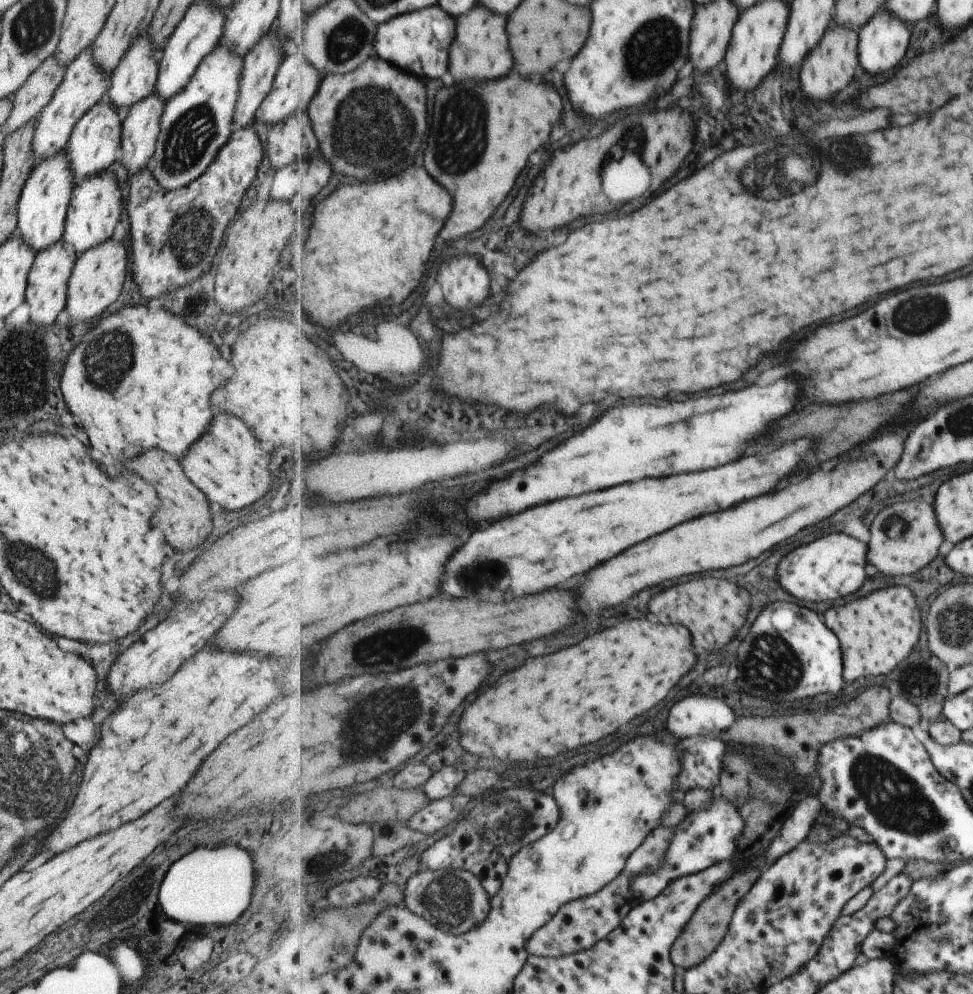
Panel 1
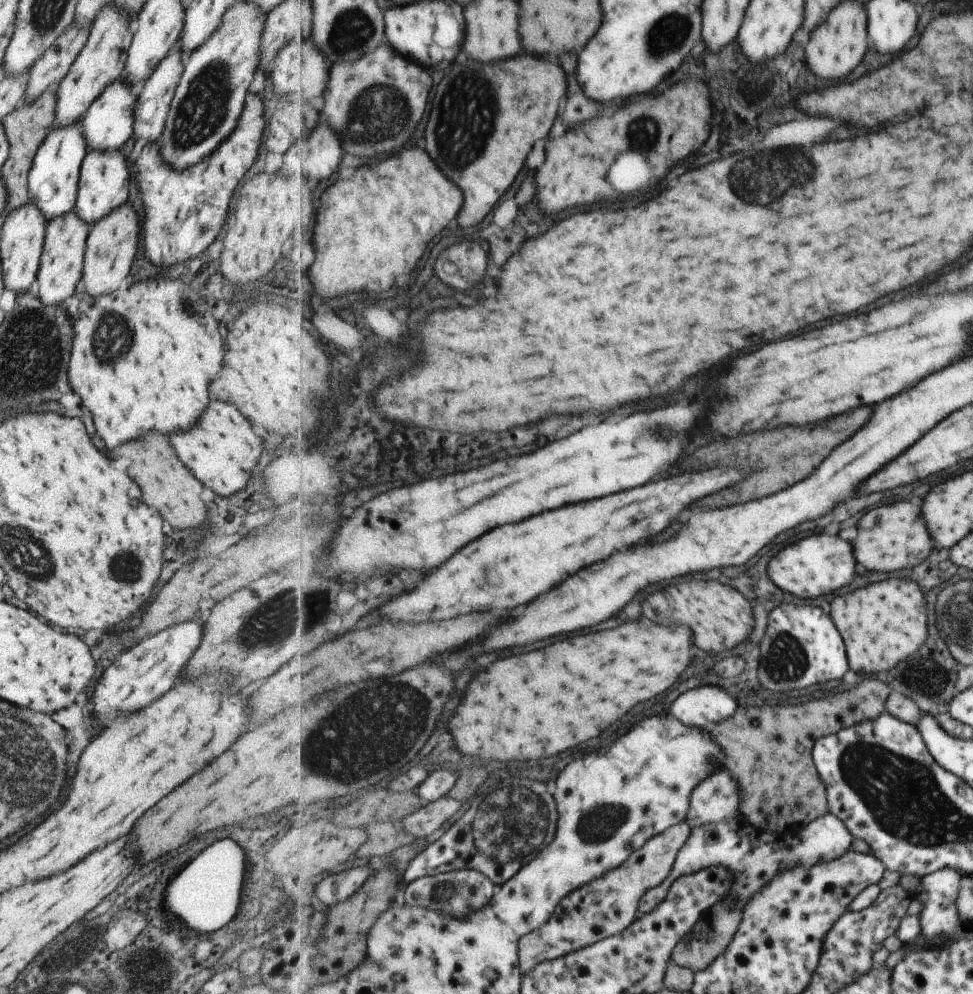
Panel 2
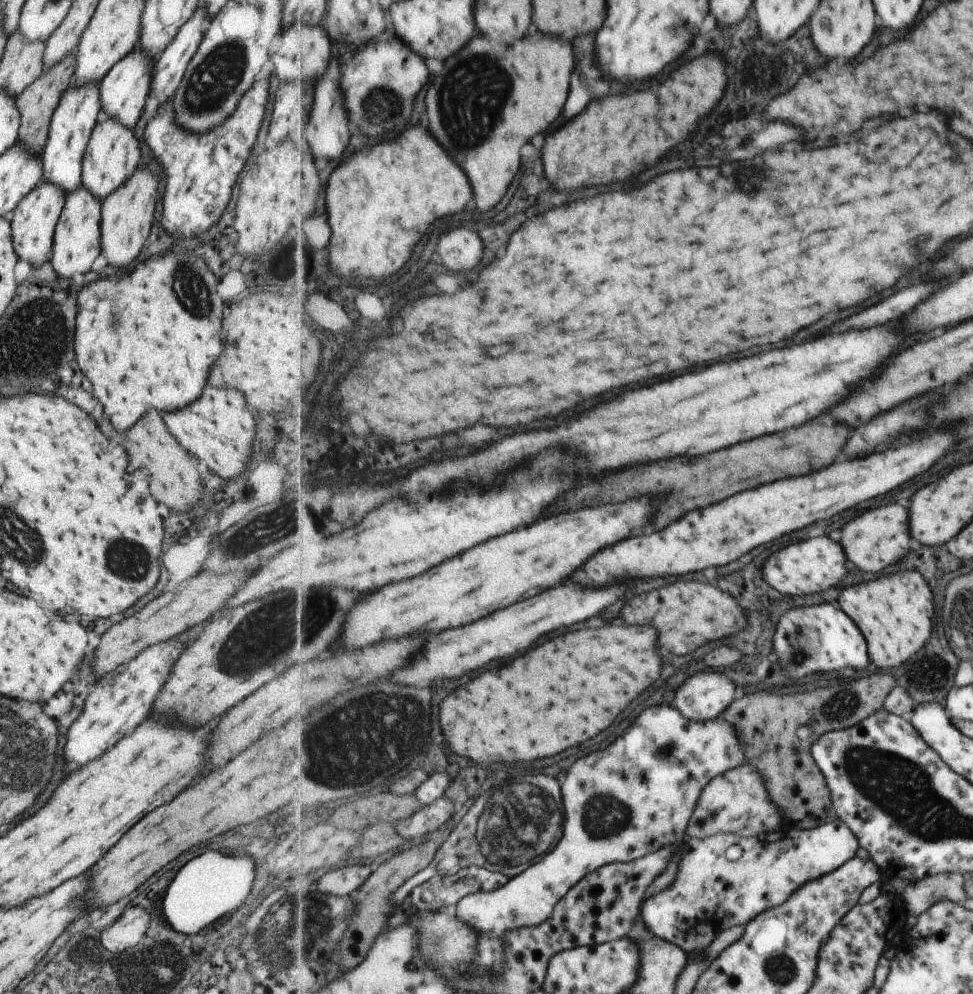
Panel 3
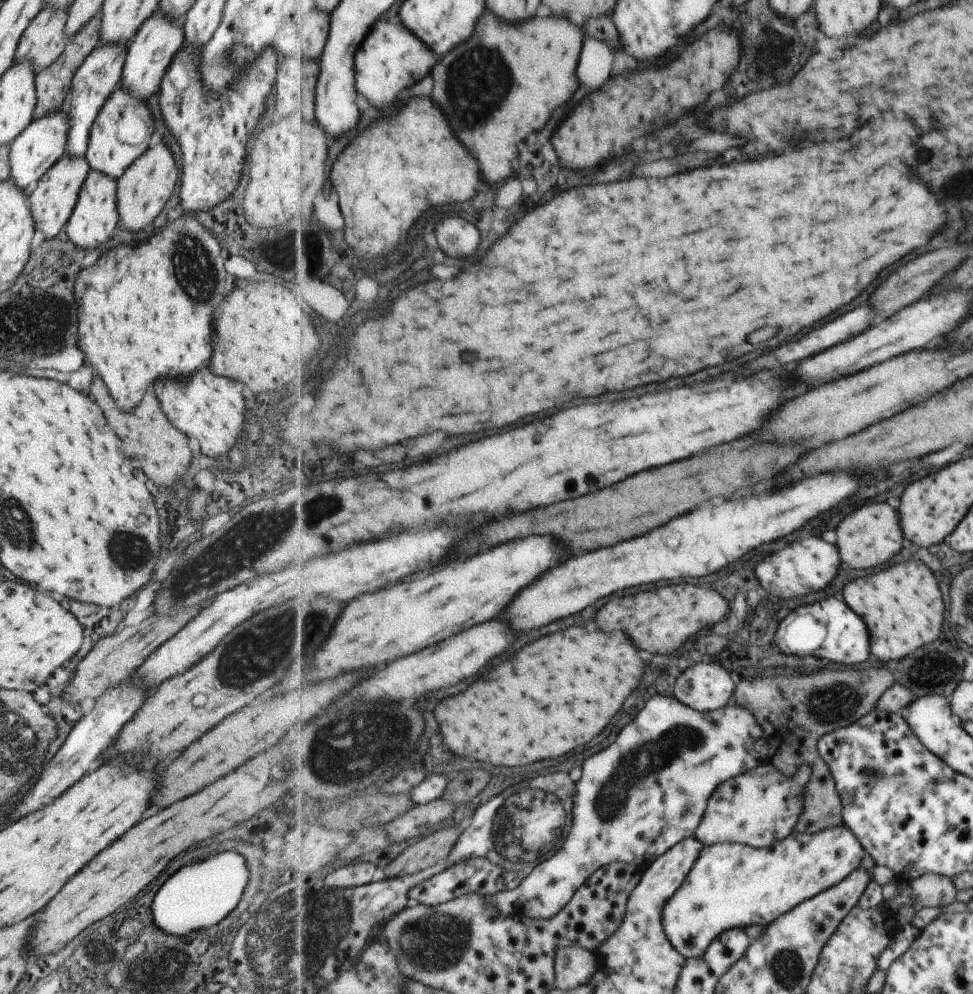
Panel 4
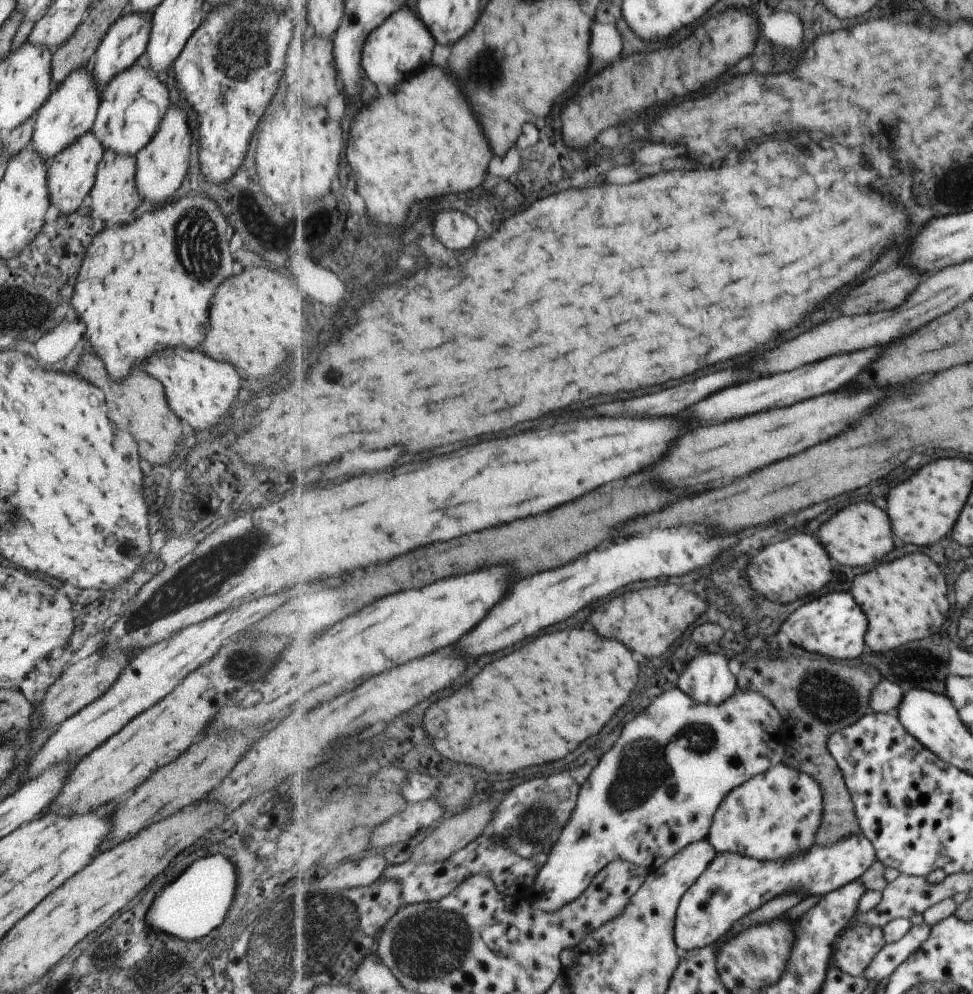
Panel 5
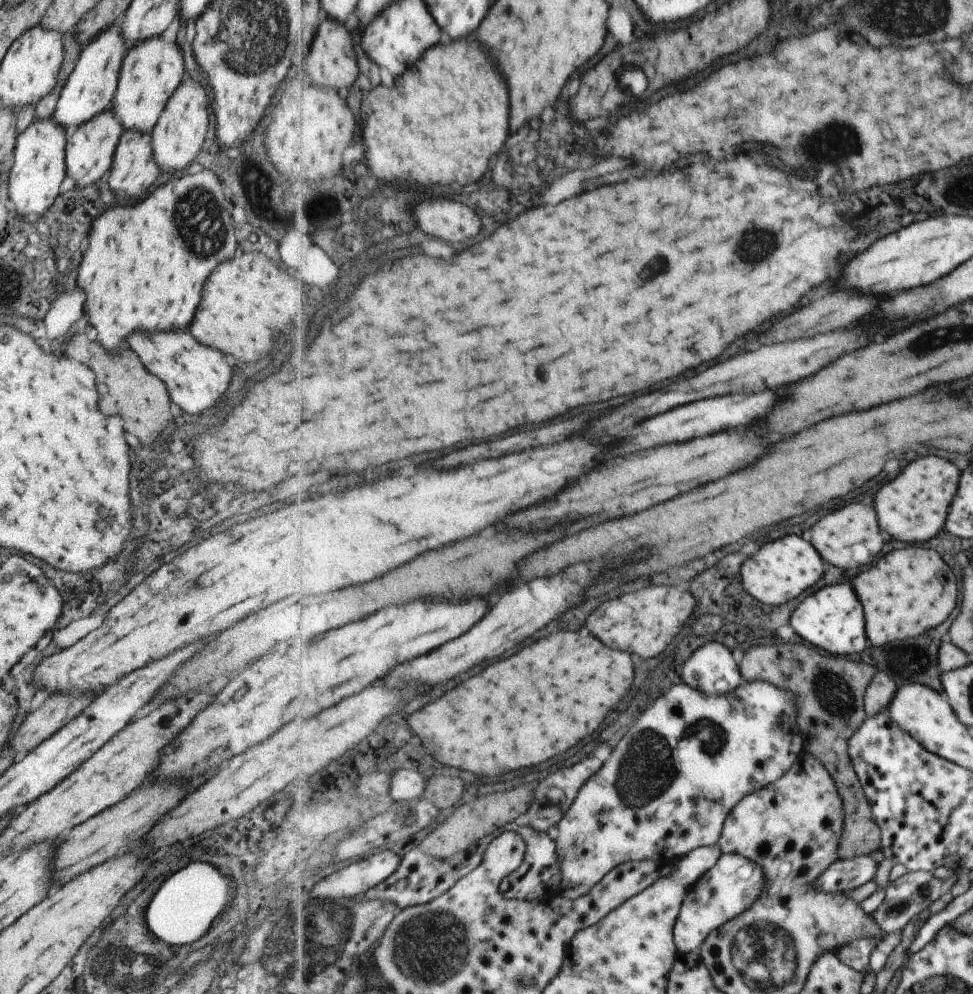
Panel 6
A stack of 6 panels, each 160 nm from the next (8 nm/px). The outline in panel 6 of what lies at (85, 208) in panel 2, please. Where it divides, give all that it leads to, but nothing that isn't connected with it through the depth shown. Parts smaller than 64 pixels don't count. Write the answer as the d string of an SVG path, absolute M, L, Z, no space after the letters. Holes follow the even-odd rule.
M157 37L128 48L119 64L115 94L108 105L111 114L119 120L121 130L137 130L139 134L150 132L183 74L183 56L176 43L167 44Z

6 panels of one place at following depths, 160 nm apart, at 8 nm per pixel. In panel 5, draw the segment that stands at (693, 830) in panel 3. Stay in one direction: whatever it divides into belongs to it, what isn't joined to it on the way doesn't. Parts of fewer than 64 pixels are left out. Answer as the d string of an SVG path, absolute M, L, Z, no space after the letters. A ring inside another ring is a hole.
M782 764L771 766L767 772L745 782L747 786L739 786L727 802L715 812L708 842L718 852L731 852L746 855L758 860L789 860L816 844L817 832L823 824L823 790L819 782L809 774Z

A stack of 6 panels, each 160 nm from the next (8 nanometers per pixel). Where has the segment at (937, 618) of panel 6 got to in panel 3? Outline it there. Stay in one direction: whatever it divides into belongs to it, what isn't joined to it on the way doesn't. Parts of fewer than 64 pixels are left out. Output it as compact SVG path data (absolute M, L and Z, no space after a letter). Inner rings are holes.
M905 570L889 576L875 578L865 584L847 588L841 594L841 608L859 622L867 642L871 660L879 668L895 668L905 664L913 654L917 654L933 632L935 600L933 590L919 570Z

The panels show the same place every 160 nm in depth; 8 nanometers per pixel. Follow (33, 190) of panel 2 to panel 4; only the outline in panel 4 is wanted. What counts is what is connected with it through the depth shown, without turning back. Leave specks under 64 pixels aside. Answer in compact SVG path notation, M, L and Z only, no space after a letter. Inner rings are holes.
M111 43L110 45L98 44L89 52L83 59L82 65L74 72L70 84L71 103L69 104L69 110L66 112L68 116L68 131L65 154L78 157L86 151L88 134L93 120L95 120L100 106L120 82L121 67L123 66L127 49L127 46L119 43Z

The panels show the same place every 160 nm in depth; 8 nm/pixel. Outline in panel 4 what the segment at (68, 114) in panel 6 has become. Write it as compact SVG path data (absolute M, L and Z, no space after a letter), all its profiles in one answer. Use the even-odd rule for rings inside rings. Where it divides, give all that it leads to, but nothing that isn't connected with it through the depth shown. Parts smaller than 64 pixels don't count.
M51 111L39 118L35 117L9 144L9 172L8 178L25 194L31 194L40 176L55 164L66 152L66 138L68 131L68 116L66 112Z

